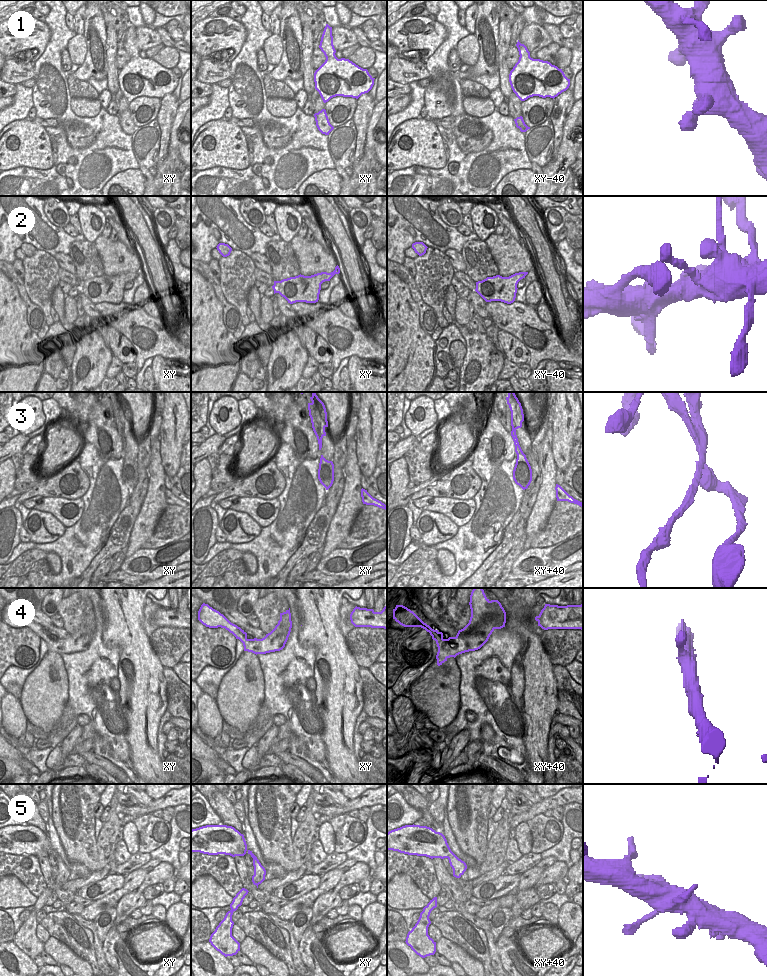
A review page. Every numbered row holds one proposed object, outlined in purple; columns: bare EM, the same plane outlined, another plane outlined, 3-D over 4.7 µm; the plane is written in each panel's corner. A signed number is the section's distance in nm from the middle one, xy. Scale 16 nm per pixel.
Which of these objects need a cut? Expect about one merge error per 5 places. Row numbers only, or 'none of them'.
3

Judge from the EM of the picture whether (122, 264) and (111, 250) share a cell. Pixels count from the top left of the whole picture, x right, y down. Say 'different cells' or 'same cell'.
same cell

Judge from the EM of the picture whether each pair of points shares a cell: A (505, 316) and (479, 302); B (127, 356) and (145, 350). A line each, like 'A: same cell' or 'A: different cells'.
A: different cells
B: different cells

